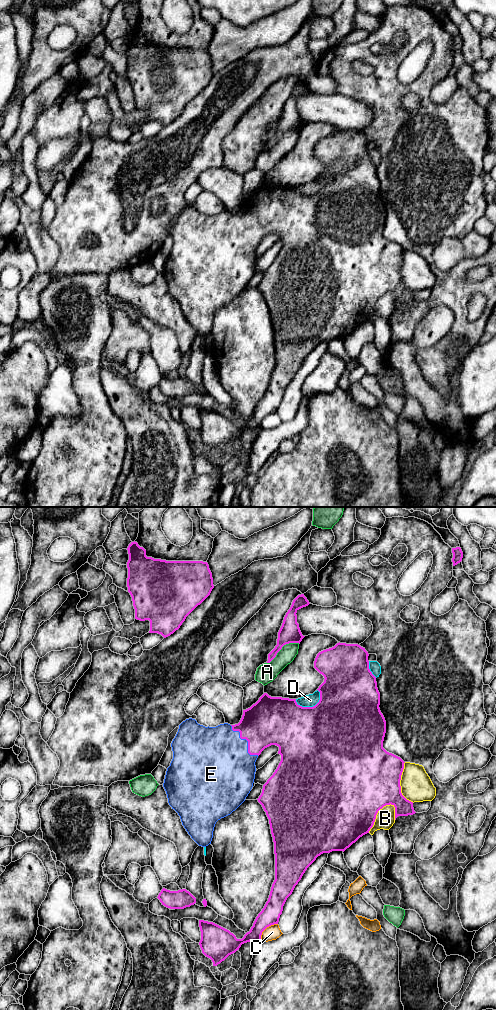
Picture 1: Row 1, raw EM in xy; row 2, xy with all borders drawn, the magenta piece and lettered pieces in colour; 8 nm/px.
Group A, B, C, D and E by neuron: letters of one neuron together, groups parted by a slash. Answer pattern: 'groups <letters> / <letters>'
groups A / B / C / D / E

